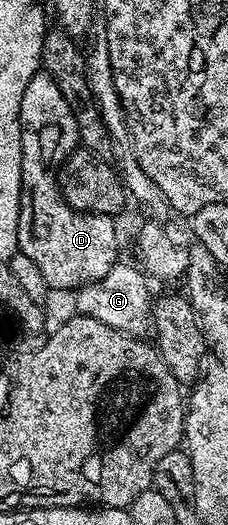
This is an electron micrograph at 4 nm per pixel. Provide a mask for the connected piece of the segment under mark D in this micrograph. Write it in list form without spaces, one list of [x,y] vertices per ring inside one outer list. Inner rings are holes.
[[[41,69],[26,85],[26,93],[22,93],[20,106],[20,140],[22,141],[22,181],[20,182],[20,212],[18,213],[19,254],[30,257],[34,265],[46,277],[49,288],[53,292],[75,292],[87,283],[98,281],[110,273],[110,269],[118,262],[116,255],[116,222],[110,215],[86,215],[83,211],[75,211],[62,197],[58,182],[58,172],[67,161],[69,155],[77,150],[80,134],[74,113],[70,105],[62,97],[62,89],[54,81],[54,77]]]

